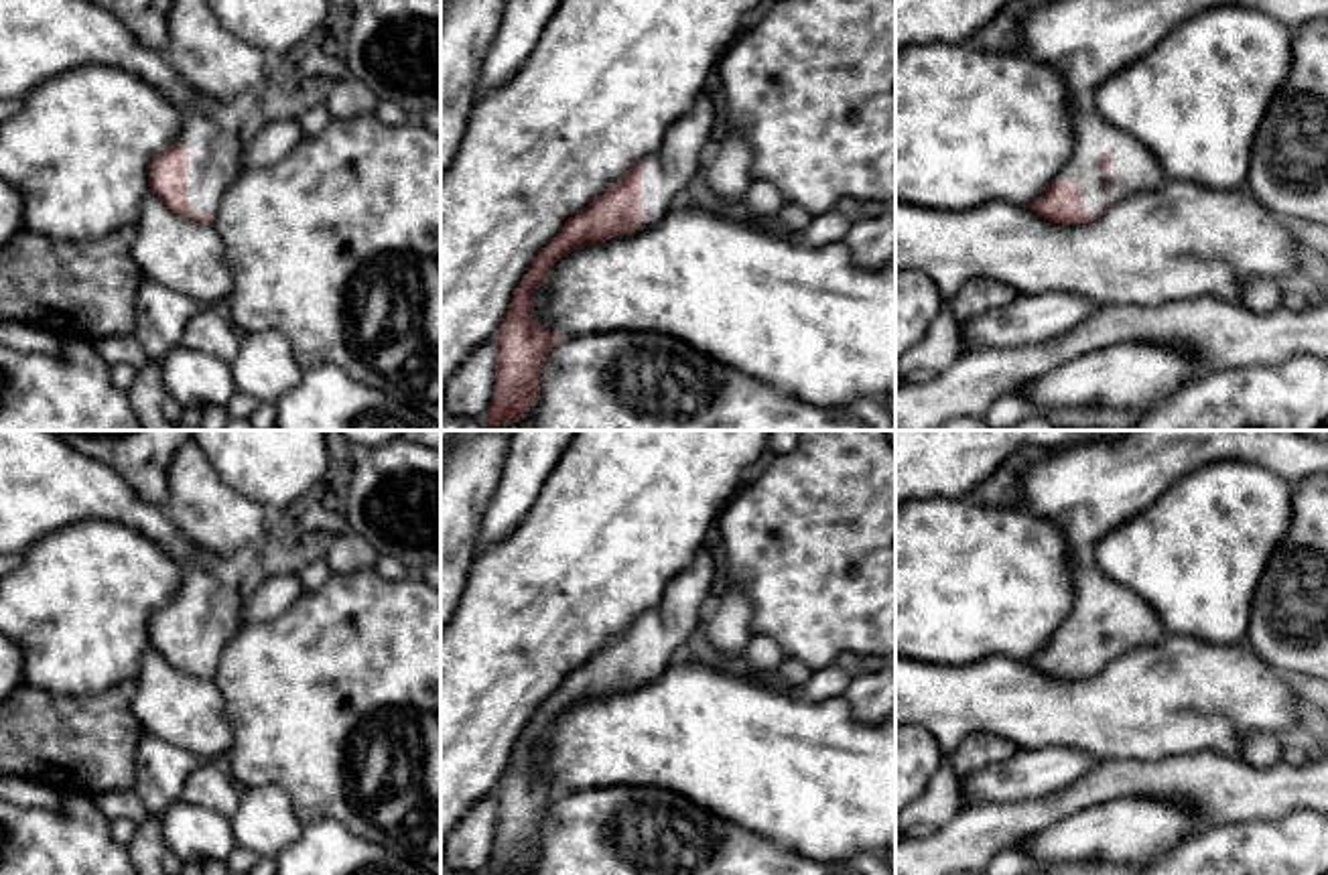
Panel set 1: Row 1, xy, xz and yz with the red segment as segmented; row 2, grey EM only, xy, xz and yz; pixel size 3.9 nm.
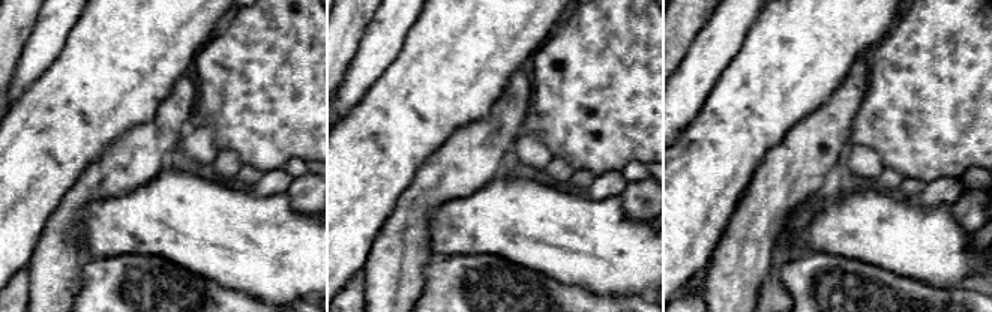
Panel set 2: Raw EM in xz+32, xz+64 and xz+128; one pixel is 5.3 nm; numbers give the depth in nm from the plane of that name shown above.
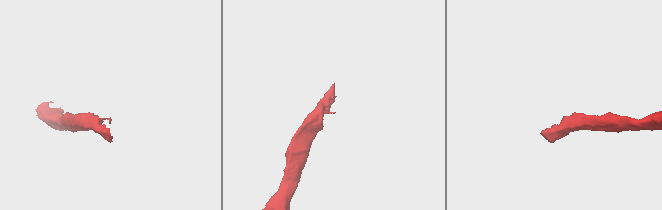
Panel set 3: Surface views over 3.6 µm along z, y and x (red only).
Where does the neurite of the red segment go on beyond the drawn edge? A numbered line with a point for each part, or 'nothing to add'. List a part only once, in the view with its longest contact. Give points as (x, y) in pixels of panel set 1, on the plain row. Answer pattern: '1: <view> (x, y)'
1: yz (1134, 624)

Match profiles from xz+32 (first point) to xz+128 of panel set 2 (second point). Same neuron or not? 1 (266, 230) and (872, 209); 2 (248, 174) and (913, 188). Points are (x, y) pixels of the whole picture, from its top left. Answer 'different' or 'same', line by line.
1: same
2: same

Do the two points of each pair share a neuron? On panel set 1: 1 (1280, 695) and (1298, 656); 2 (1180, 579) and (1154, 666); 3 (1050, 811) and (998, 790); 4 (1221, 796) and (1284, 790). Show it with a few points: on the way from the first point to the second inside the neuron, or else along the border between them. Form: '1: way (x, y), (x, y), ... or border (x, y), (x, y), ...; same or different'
1: border (1251, 646), (1280, 672), (1306, 685); different
2: border (1166, 632), (1203, 638), (1213, 644); different
3: border (1067, 786), (1044, 796), (979, 802), (975, 806); different
4: way (1237, 792), (1268, 792); same

